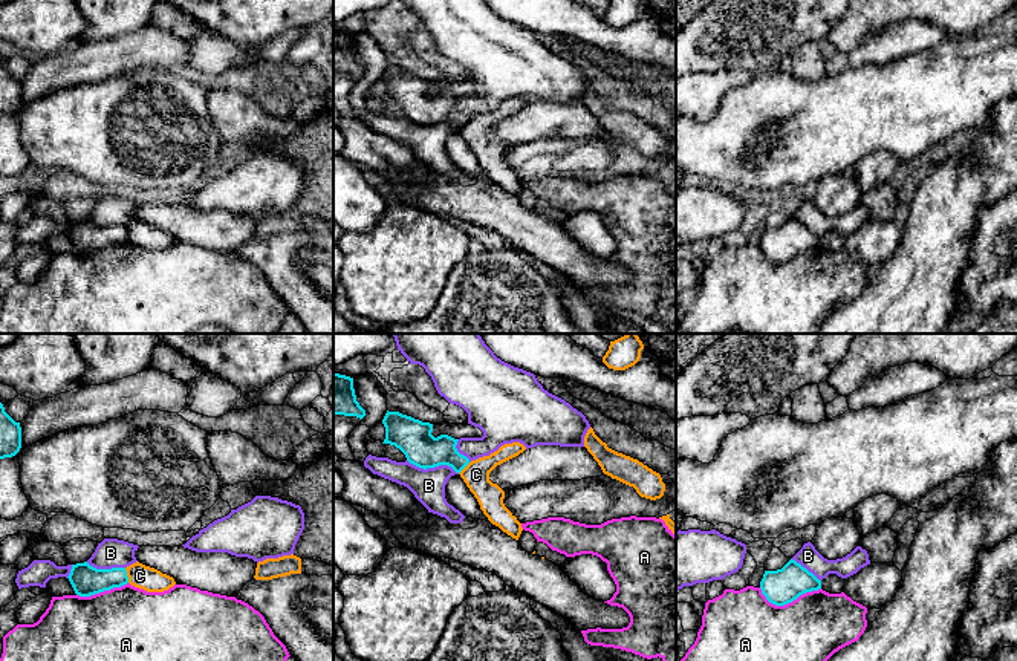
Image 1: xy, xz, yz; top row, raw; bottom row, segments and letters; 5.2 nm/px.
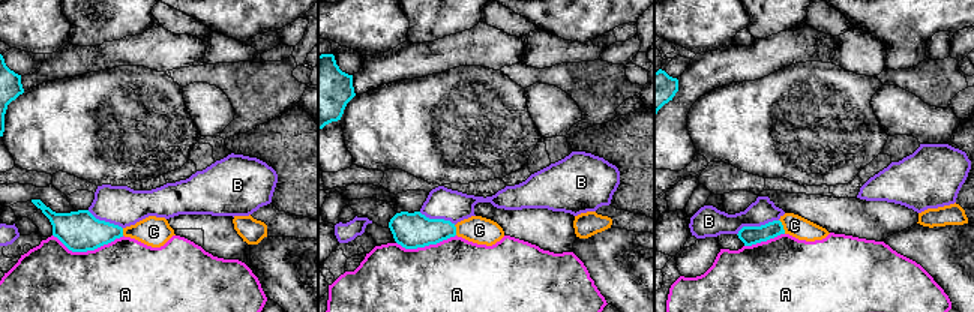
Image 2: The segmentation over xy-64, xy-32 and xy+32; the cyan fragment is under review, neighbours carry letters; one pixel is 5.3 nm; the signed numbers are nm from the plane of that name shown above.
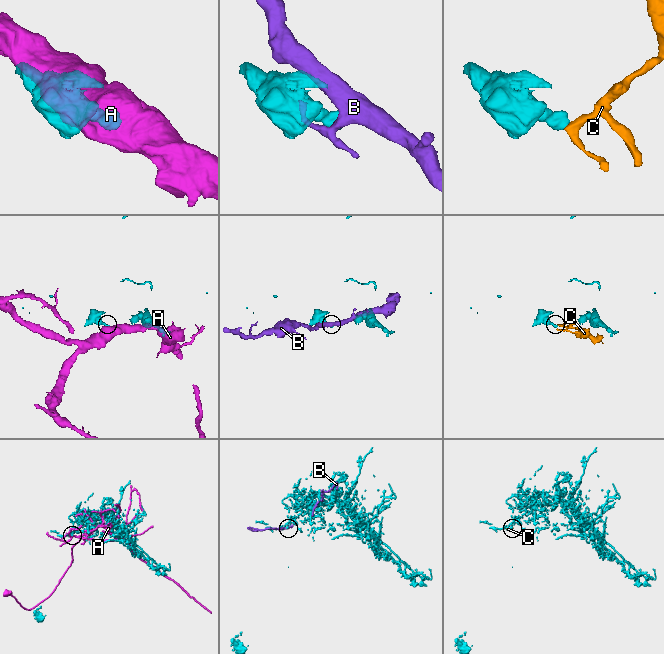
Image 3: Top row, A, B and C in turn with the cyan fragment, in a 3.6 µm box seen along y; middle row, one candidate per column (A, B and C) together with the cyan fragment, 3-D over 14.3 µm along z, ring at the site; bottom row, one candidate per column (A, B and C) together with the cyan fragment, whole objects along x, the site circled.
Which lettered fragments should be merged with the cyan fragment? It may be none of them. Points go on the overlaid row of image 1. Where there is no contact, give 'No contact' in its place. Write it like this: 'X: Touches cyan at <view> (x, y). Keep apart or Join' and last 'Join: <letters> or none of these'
A: Touches cyan at yz (788, 602). Keep apart
B: Touches cyan at xz (433, 467). Keep apart
C: Touches cyan at xy (126, 576). Keep apart
Join: none of these

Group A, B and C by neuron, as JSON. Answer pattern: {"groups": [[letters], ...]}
{"groups": [["A"], ["B"], ["C"]]}

